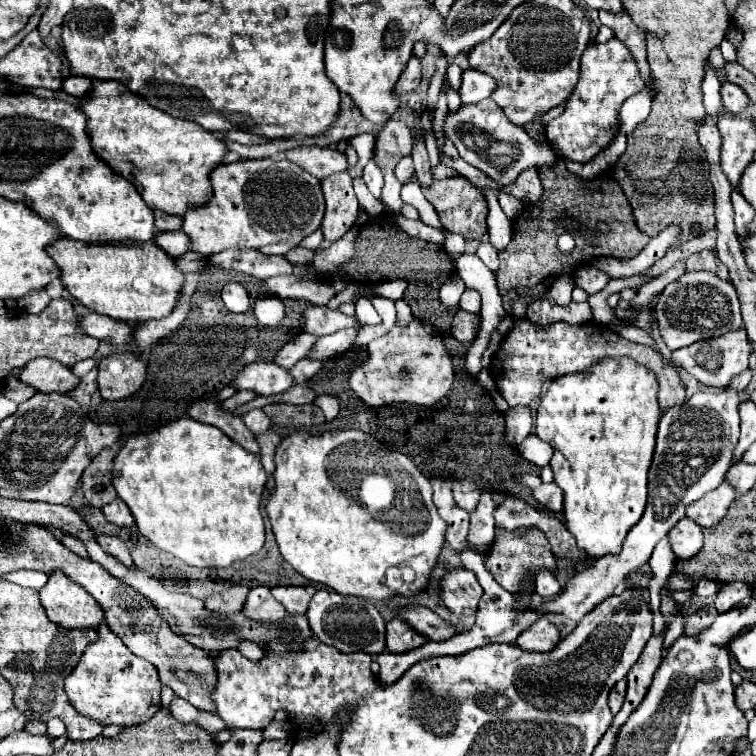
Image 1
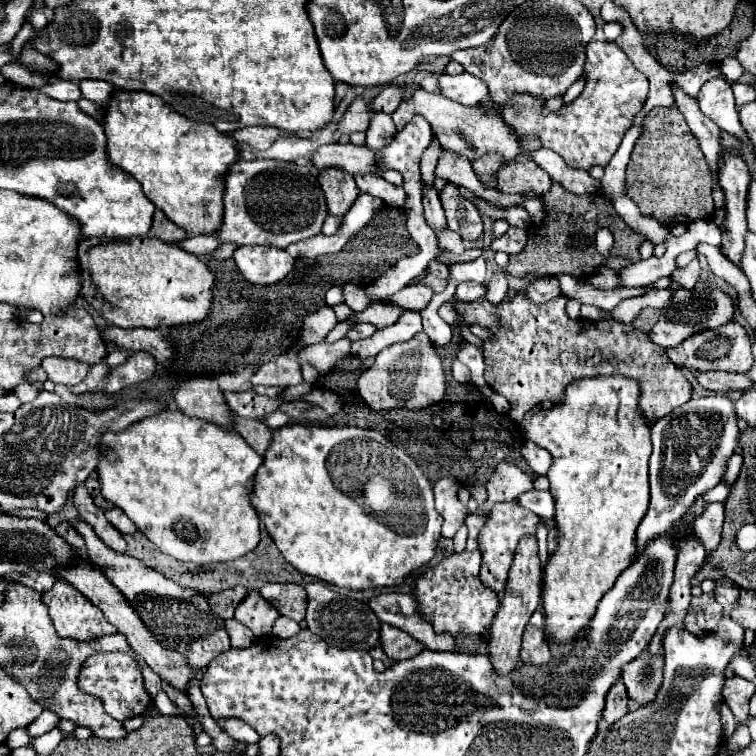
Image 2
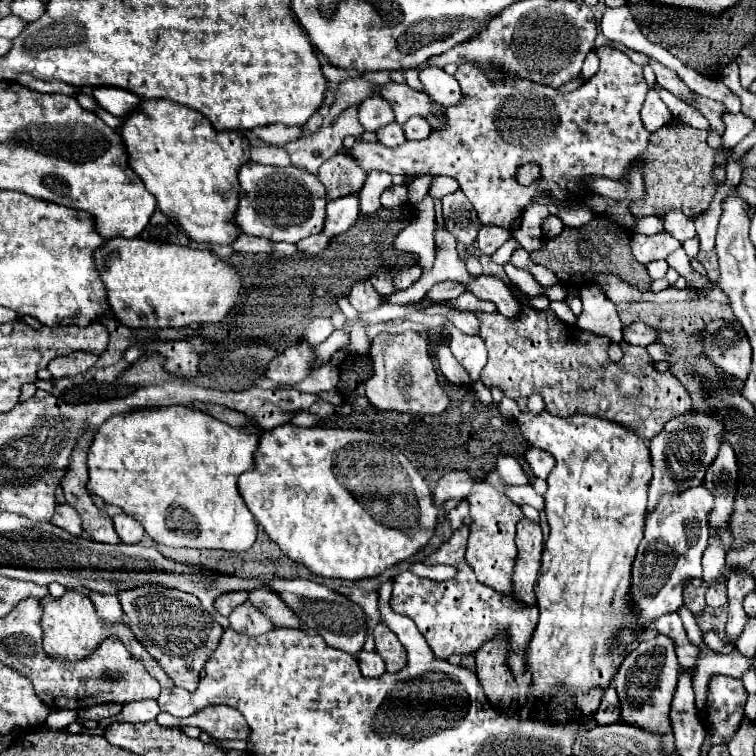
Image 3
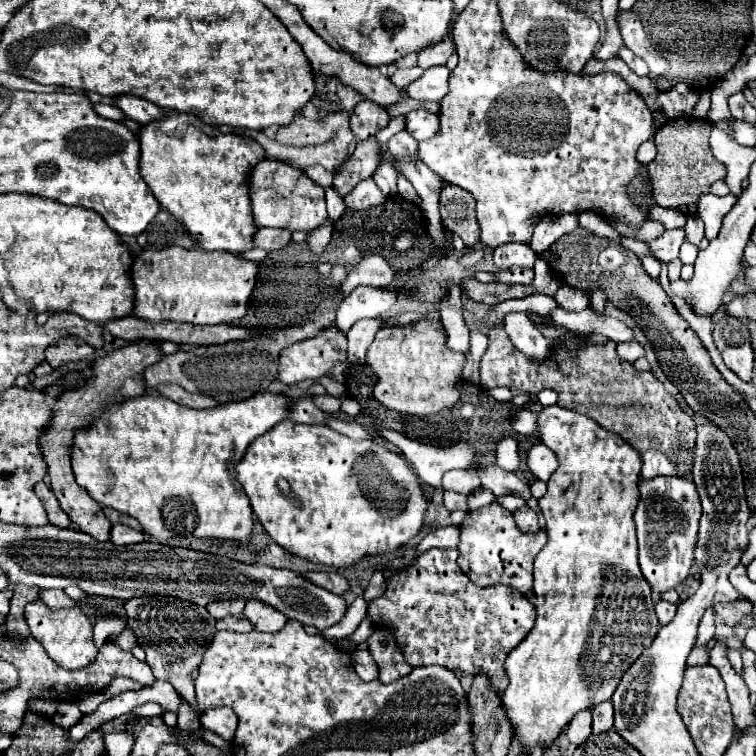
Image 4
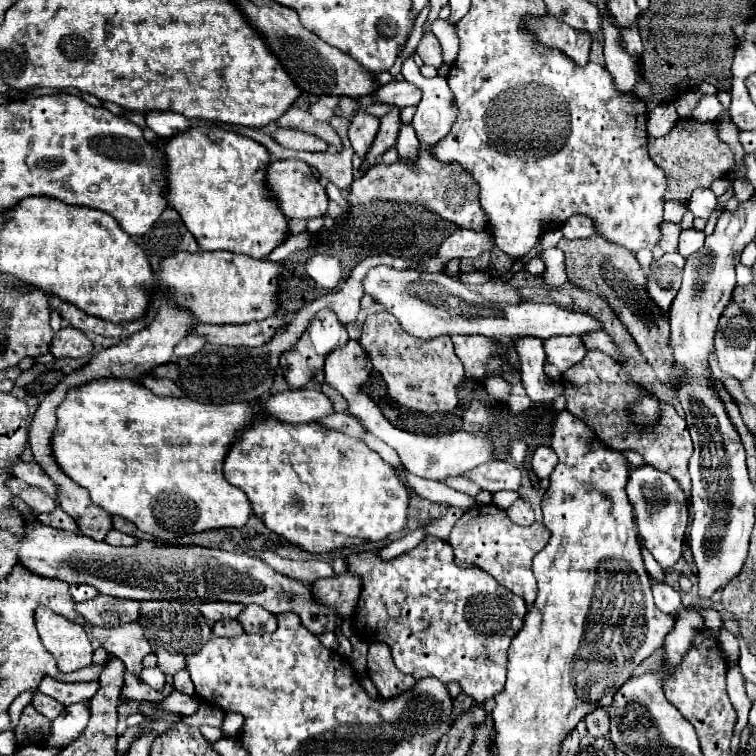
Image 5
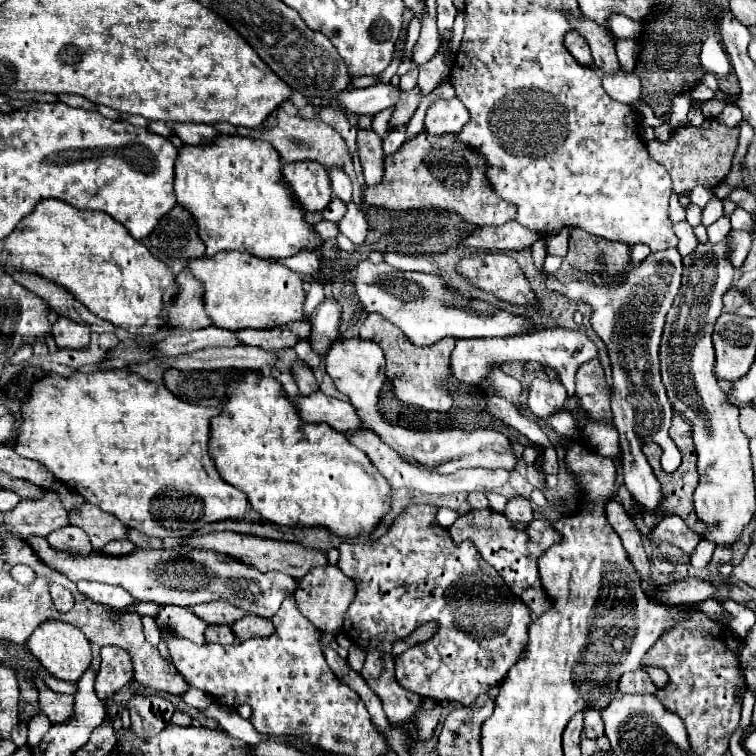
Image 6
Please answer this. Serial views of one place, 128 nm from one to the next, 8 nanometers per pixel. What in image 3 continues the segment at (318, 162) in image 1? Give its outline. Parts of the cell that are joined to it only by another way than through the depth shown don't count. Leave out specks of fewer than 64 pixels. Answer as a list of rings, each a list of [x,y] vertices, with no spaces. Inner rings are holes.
[[[610,46],[596,48],[594,52],[600,58],[598,72],[586,84],[582,84],[578,90],[570,94],[558,94],[558,90],[554,88],[520,78],[506,78],[500,82],[492,82],[488,74],[482,72],[480,68],[472,64],[460,64],[454,78],[460,82],[464,90],[464,100],[456,106],[446,108],[448,114],[444,128],[434,130],[426,140],[404,142],[394,148],[388,148],[380,142],[370,144],[364,140],[356,140],[352,148],[344,148],[342,152],[352,156],[356,162],[360,162],[360,168],[364,168],[364,172],[380,170],[380,172],[400,174],[410,178],[418,178],[424,174],[452,176],[460,182],[462,192],[474,204],[482,224],[494,224],[512,232],[510,222],[520,216],[520,212],[530,204],[534,196],[550,194],[556,200],[564,200],[566,194],[574,194],[576,190],[584,188],[582,176],[620,178],[626,174],[630,162],[636,156],[640,156],[648,146],[650,134],[646,132],[640,120],[640,108],[648,92],[642,66],[636,66],[624,52]],[[526,162],[540,164],[544,176],[538,184],[528,188],[520,186],[514,180],[518,166]]]

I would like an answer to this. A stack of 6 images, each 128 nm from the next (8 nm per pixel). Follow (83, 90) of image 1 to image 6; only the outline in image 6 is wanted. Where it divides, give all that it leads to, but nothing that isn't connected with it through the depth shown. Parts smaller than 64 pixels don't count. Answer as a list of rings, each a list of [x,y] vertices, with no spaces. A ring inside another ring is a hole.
[[[174,124],[172,134],[176,134],[186,144],[204,144],[214,140],[216,130],[208,124]]]

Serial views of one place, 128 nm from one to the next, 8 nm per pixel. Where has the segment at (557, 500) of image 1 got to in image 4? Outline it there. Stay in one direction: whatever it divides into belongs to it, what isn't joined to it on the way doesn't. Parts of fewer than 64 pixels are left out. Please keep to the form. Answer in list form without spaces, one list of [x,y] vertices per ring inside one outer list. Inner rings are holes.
[[[488,466],[488,468],[480,468],[478,470],[478,478],[482,482],[484,488],[488,488],[494,496],[520,496],[524,500],[532,498],[528,484],[514,472],[506,472],[498,466]]]

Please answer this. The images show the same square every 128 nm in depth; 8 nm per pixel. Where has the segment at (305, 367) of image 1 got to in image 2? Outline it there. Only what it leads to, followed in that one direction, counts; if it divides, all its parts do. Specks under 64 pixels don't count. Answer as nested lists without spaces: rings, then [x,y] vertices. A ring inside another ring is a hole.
[[[338,340],[334,344],[326,344],[326,342],[318,342],[312,344],[308,348],[304,348],[298,354],[298,364],[310,364],[318,370],[318,374],[326,374],[332,370],[332,366],[350,354],[350,342],[348,340]]]

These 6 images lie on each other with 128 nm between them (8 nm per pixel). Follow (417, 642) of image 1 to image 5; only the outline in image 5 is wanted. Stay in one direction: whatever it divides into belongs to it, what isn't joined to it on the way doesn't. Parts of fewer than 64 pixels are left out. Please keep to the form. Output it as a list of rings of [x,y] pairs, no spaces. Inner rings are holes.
[[[372,642],[368,648],[368,678],[378,688],[378,694],[384,698],[398,696],[414,686],[414,676],[404,676],[390,656],[388,644]]]

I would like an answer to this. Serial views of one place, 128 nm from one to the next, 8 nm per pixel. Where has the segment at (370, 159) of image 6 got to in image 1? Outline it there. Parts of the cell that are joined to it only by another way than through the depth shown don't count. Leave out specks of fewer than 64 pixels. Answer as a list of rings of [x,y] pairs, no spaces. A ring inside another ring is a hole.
[[[412,56],[406,64],[406,70],[402,72],[398,84],[396,84],[396,92],[398,94],[406,94],[406,92],[412,92],[416,90],[416,86],[420,84],[422,80],[422,68],[420,68],[420,58],[418,56]]]

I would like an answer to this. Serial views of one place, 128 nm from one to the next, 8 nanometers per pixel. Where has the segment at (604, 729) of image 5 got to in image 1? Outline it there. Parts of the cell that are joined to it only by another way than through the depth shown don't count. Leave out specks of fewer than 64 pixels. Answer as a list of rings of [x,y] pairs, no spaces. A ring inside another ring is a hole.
[[[626,680],[616,682],[616,686],[614,686],[614,688],[612,688],[612,692],[610,692],[610,700],[608,700],[612,714],[616,714],[616,712],[622,708],[622,702],[624,702],[624,692],[626,692]]]

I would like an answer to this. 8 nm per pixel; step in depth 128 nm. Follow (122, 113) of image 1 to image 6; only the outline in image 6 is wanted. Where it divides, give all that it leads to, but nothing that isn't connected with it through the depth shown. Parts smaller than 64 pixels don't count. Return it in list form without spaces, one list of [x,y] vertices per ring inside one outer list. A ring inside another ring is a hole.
[[[218,134],[210,144],[182,144],[178,148],[174,168],[174,192],[178,196],[178,204],[194,216],[198,236],[204,240],[208,256],[214,256],[222,250],[238,250],[250,252],[258,258],[286,258],[302,250],[314,250],[320,244],[314,228],[306,224],[302,208],[298,208],[296,200],[290,196],[290,190],[280,174],[280,156],[268,142]]]

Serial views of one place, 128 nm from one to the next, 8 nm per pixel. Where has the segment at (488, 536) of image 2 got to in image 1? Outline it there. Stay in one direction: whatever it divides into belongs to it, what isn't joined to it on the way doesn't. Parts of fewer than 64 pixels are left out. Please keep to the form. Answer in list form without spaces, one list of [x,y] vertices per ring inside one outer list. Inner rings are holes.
[[[532,528],[526,538],[518,538],[514,532],[498,532],[490,552],[484,556],[484,566],[502,588],[516,594],[516,592],[520,592],[522,582],[526,578],[534,578],[540,568],[554,572],[556,560],[554,560],[554,554],[550,552],[550,544],[548,544],[544,532],[540,532],[538,528]]]

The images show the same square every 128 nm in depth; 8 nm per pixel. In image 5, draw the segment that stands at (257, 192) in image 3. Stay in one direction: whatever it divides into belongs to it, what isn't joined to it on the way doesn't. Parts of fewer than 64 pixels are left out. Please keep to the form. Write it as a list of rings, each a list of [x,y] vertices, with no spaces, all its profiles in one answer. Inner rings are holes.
[[[274,160],[266,168],[266,188],[272,192],[274,202],[278,204],[280,212],[286,218],[318,218],[324,216],[328,210],[328,196],[324,186],[318,182],[318,178],[310,172],[310,166],[302,160]]]

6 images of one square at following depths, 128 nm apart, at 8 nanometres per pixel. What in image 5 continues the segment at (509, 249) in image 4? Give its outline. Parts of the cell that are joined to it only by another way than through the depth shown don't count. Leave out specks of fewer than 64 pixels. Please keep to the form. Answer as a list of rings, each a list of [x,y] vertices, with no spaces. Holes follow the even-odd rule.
[[[530,258],[530,260],[526,260],[524,264],[524,270],[532,276],[532,278],[536,278],[536,276],[540,276],[542,274],[542,270],[544,270],[544,262],[540,260],[540,258]]]

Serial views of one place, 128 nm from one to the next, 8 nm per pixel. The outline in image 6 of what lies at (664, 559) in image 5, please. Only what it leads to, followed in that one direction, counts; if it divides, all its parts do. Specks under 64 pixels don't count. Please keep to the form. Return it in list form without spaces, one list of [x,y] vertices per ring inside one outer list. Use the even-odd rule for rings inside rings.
[[[676,248],[650,254],[642,264],[632,266],[628,276],[620,284],[592,286],[586,282],[570,282],[560,290],[574,300],[586,300],[592,304],[592,328],[608,346],[612,360],[614,384],[612,384],[612,412],[614,424],[620,434],[624,484],[636,504],[644,510],[658,510],[664,496],[660,482],[656,480],[650,464],[642,454],[642,440],[662,440],[670,428],[672,408],[666,398],[666,390],[660,380],[658,346],[664,328],[664,318],[672,306],[682,278],[682,256]]]

